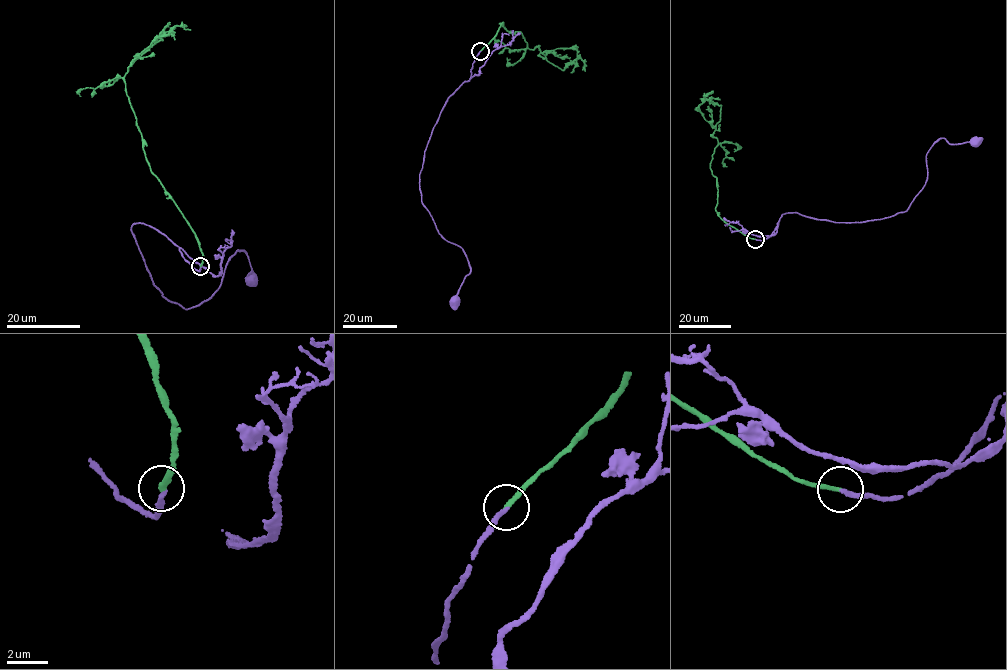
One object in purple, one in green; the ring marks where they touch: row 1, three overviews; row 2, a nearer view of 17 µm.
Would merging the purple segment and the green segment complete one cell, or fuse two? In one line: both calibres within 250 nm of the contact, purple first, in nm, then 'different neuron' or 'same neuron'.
200/240 nm | same neuron

